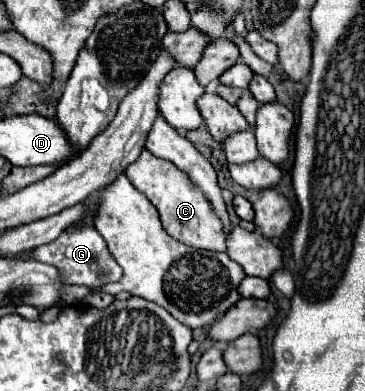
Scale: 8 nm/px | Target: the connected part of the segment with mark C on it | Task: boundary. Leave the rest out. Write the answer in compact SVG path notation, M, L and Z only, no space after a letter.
M146 148L142 150L140 158L130 164L128 168L128 180L156 206L160 214L160 222L164 230L178 242L192 246L192 248L204 248L214 252L226 250L226 234L222 228L222 220L218 214L214 214L214 208L210 202L206 202L206 196L202 190L198 190L182 170L178 170L172 162L156 158Z

